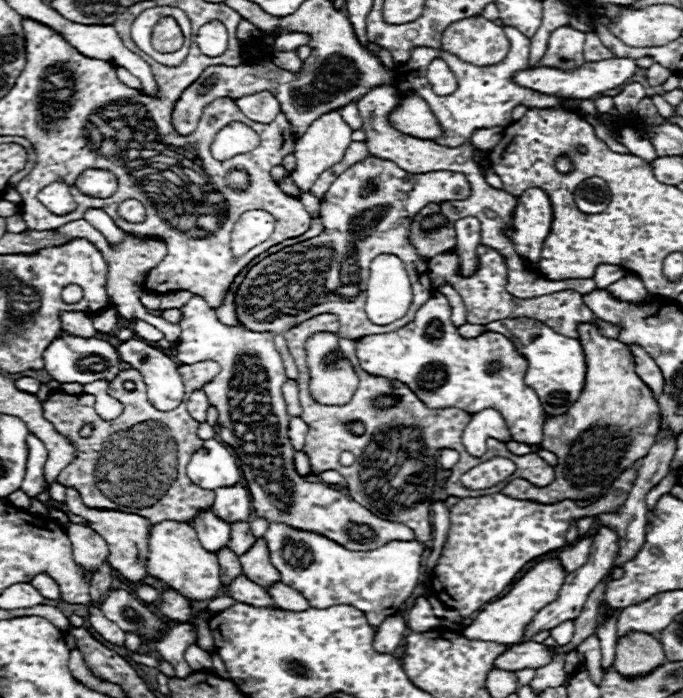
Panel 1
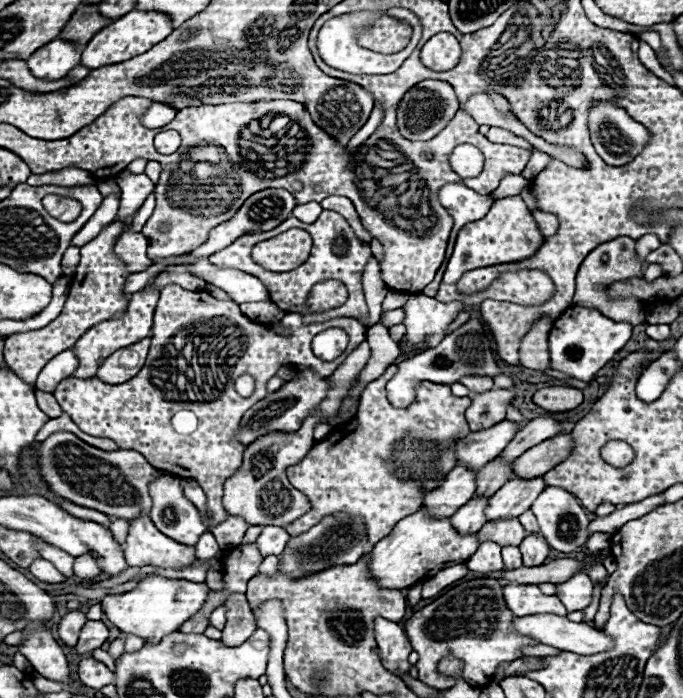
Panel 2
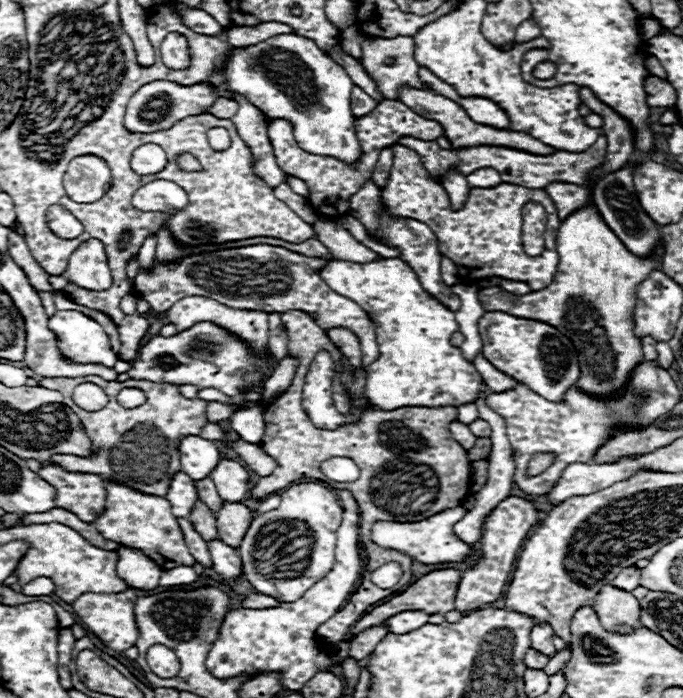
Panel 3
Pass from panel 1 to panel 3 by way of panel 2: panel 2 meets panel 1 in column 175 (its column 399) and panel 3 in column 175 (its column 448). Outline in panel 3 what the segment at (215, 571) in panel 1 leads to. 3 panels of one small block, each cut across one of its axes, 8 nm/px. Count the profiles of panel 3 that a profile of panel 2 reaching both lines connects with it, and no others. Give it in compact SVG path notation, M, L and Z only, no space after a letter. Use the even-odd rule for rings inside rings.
M104 480L106 482L106 506L104 512L92 522L102 536L114 540L126 548L134 548L150 556L162 570L170 570L176 566L192 566L194 558L188 552L182 530L176 518L170 512L170 502L160 496L138 492L130 486Z

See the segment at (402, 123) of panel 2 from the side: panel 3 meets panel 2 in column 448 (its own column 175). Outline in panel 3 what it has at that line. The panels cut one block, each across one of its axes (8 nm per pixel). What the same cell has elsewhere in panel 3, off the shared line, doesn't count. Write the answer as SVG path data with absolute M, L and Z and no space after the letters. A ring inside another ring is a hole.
M152 82L152 84L142 86L130 98L130 104L126 106L126 114L124 114L124 126L128 132L134 132L134 134L166 130L174 122L178 122L186 116L208 112L208 108L216 102L216 98L220 98L220 94L202 82L194 84L194 86L178 86L174 82Z

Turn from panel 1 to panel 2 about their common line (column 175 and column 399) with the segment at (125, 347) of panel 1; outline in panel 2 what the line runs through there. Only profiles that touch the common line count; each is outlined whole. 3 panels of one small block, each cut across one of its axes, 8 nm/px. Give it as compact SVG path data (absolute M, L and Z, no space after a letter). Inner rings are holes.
M470 320L464 326L460 326L458 330L454 330L452 334L444 336L444 340L434 346L428 348L424 352L418 352L416 356L398 362L398 372L394 374L394 378L388 382L386 390L388 390L388 400L390 404L394 404L396 408L406 408L416 400L416 388L420 382L434 382L434 384L454 384L458 382L462 376L474 374L474 376L496 376L500 374L500 368L494 362L494 354L490 348L490 336L484 330L486 326L478 320Z

